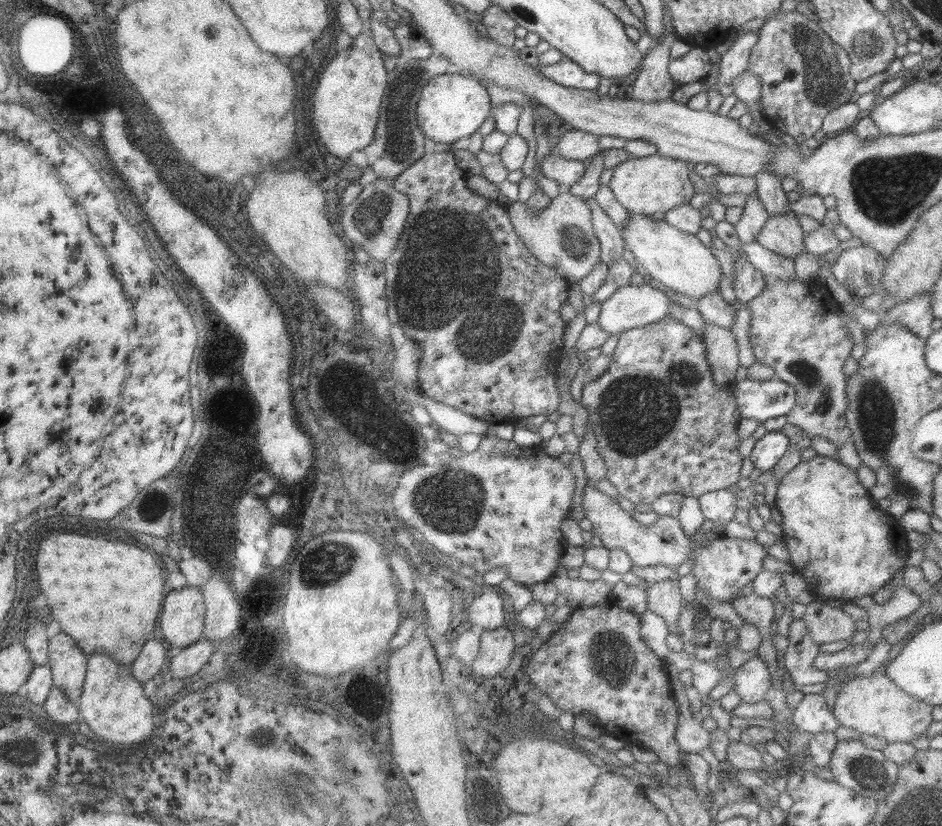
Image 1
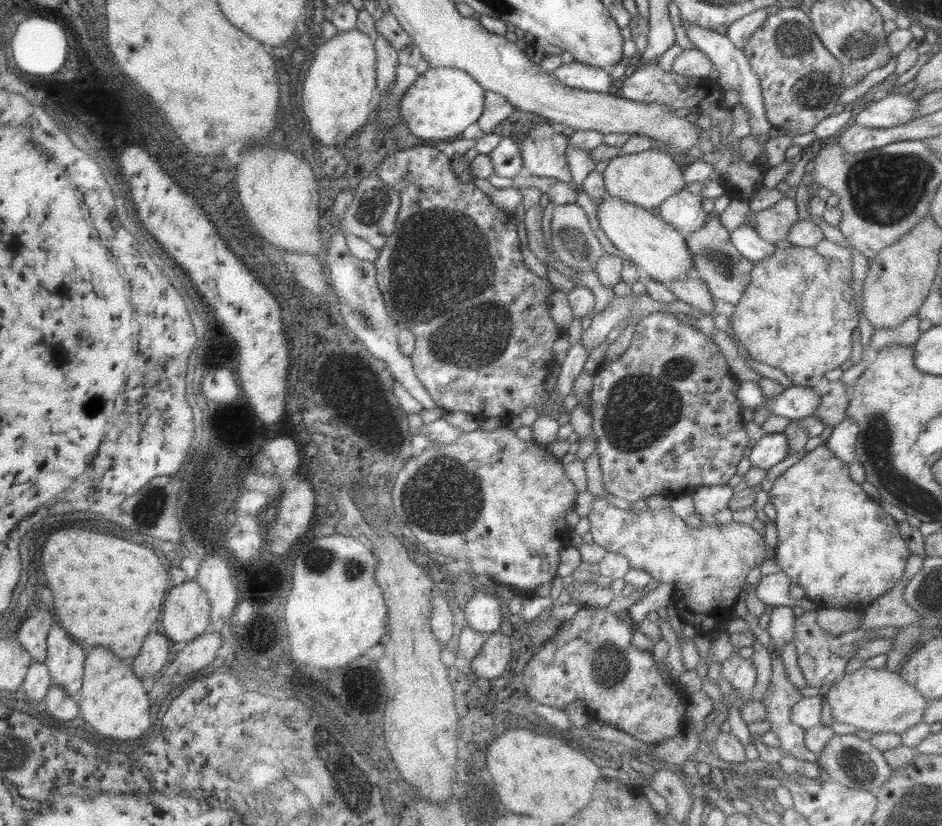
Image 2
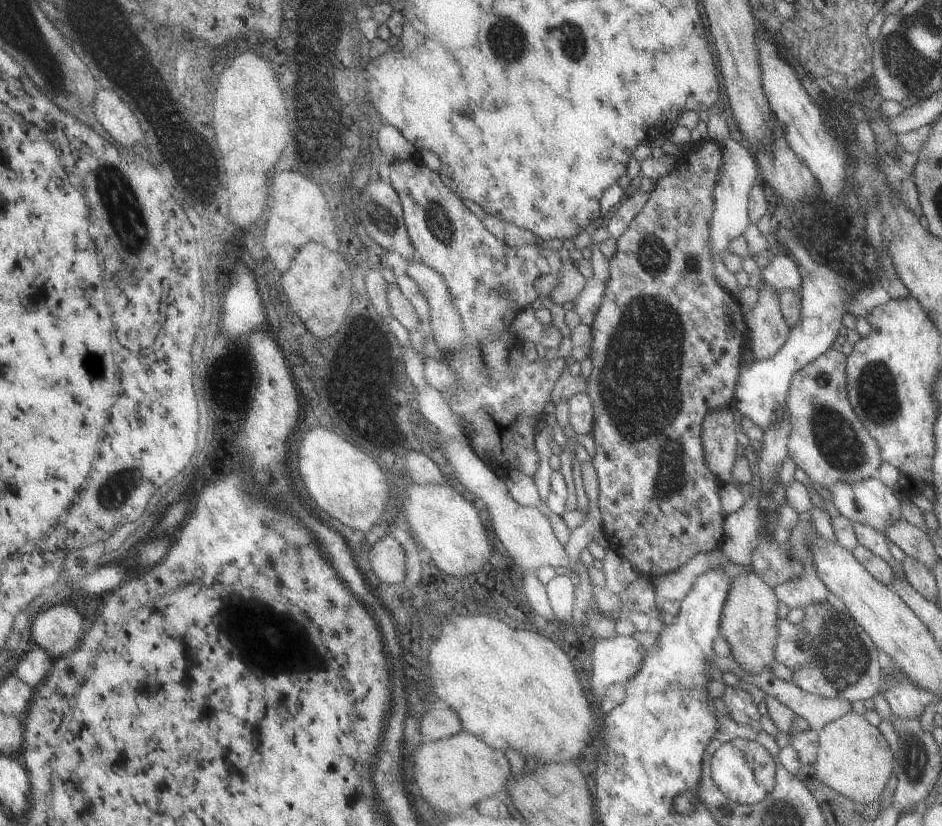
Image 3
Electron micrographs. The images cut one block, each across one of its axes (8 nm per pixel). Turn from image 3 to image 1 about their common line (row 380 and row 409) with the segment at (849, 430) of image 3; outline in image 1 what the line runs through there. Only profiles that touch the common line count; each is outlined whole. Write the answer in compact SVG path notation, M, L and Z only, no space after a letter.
M797 277L792 280L767 280L768 283L765 286L765 289L757 296L753 298L750 302L746 302L743 304L751 313L752 313L752 322L749 330L750 342L752 344L752 348L754 350L754 356L757 362L760 364L766 364L766 366L772 367L772 371L774 372L775 379L782 380L786 382L788 385L793 386L796 392L796 406L786 414L786 420L788 423L792 424L792 426L798 427L800 430L804 431L808 437L814 438L816 436L826 440L830 444L834 444L837 449L840 447L844 447L844 444L848 443L848 441L852 440L852 432L846 426L846 417L844 414L847 410L848 398L846 395L846 378L847 376L843 373L843 367L848 360L848 357L851 354L852 350L852 341L850 341L848 337L848 328L844 326L844 321L840 318L840 314L832 314L834 312L834 300L830 300L830 296L824 296L824 288L822 286L818 286L818 290L810 290L810 286L806 283L800 282Z

